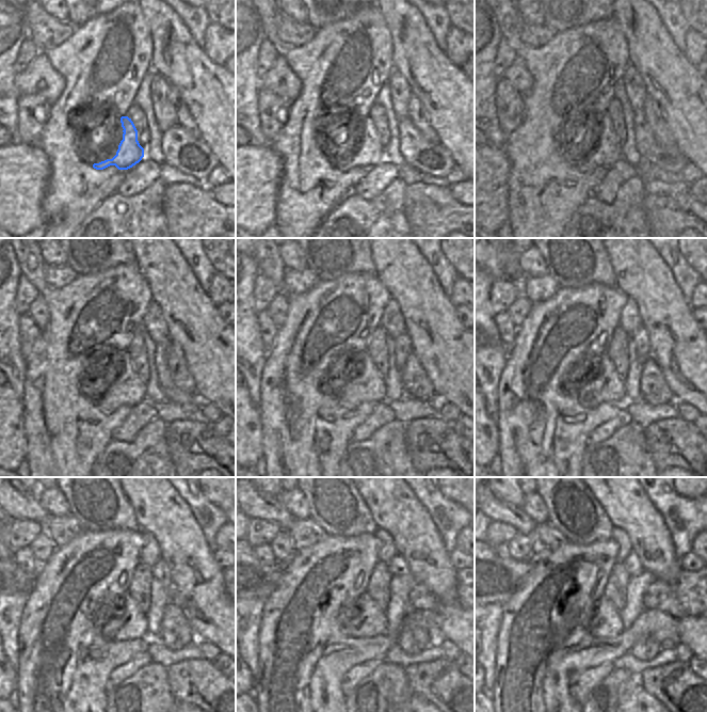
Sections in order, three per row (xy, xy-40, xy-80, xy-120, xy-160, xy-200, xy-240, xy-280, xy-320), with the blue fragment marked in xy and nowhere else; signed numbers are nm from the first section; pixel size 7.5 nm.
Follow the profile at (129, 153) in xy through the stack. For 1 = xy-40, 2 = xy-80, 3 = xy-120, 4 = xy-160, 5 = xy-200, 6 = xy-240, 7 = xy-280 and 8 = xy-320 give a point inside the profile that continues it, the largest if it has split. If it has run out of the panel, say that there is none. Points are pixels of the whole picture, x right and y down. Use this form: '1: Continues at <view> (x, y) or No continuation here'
1: Continues at xy-40 (370, 153)
2: Continues at xy-80 (608, 151)
3: Continues at xy-120 (129, 389)
4: Continues at xy-160 (370, 386)
5: Continues at xy-200 (609, 386)
6: Continues at xy-240 (132, 625)
7: Continues at xy-280 (371, 621)
8: Continues at xy-320 (606, 622).

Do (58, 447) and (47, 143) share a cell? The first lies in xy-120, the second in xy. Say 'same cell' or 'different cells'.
same cell

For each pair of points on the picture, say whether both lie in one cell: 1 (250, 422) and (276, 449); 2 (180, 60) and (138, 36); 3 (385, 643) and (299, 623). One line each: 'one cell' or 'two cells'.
1: two cells
2: two cells
3: one cell

